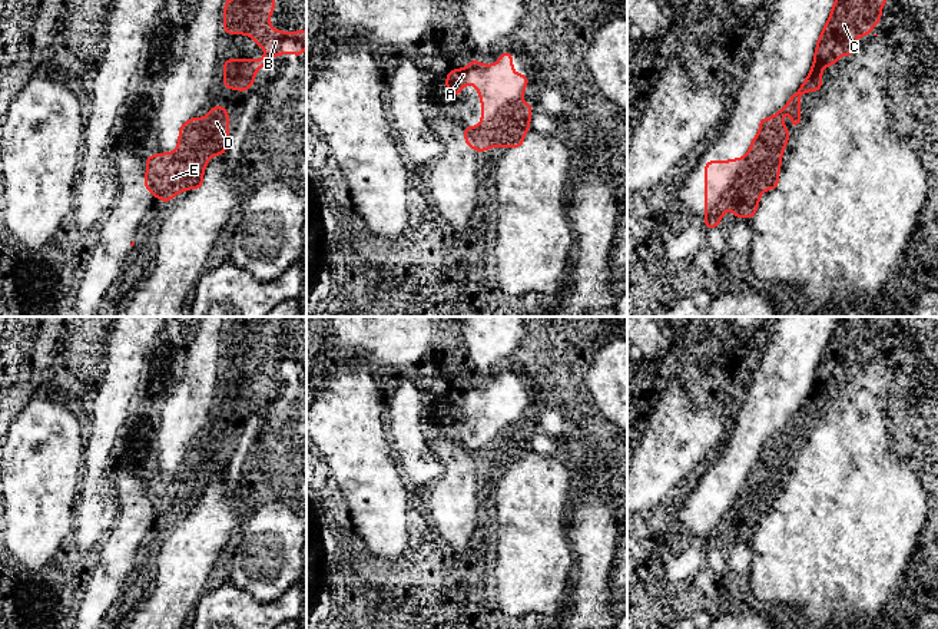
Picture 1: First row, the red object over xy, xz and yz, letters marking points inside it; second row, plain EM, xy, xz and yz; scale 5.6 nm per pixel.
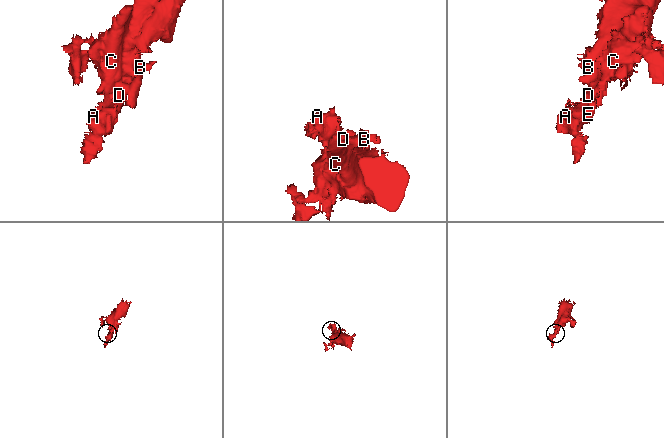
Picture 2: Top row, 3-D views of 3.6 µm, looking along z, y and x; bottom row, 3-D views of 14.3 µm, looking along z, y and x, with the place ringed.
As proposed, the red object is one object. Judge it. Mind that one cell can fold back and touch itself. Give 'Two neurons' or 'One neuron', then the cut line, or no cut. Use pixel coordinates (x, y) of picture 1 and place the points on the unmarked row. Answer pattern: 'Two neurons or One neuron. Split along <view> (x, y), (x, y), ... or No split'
Two neurons. Split along yz (758, 456), (772, 479), (772, 505), (769, 509)

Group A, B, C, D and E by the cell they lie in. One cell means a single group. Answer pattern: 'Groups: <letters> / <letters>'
Groups: A E / B C D

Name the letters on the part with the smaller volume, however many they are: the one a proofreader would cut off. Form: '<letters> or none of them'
A, E

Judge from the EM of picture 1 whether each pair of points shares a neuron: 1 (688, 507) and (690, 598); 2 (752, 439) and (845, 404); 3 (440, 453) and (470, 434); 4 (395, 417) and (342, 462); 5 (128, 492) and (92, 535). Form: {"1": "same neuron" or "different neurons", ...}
{"1": "same neuron", "2": "different neurons", "3": "different neurons", "4": "different neurons", "5": "same neuron"}

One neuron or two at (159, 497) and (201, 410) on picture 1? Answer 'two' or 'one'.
one

